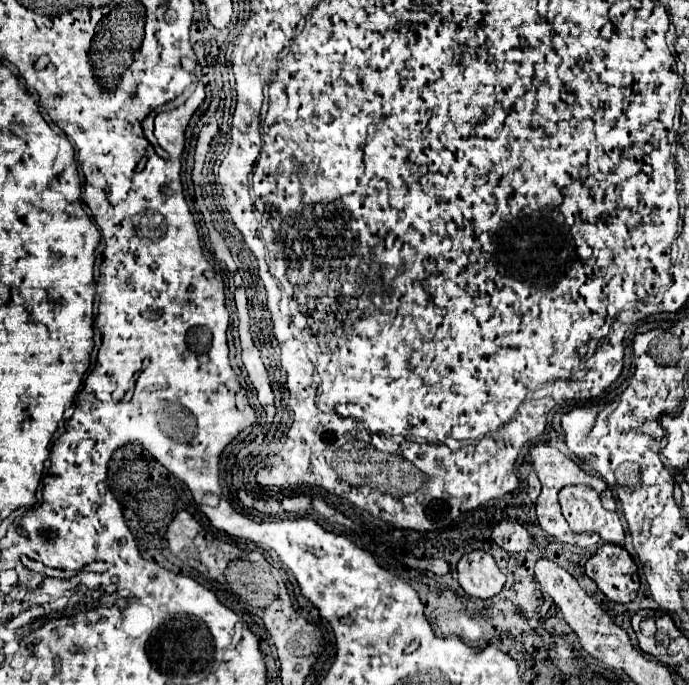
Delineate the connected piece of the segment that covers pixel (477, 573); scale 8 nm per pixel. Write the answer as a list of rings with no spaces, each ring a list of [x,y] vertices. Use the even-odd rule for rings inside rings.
[[[470,551],[458,561],[458,581],[468,595],[490,599],[502,591],[506,577],[490,553]]]

